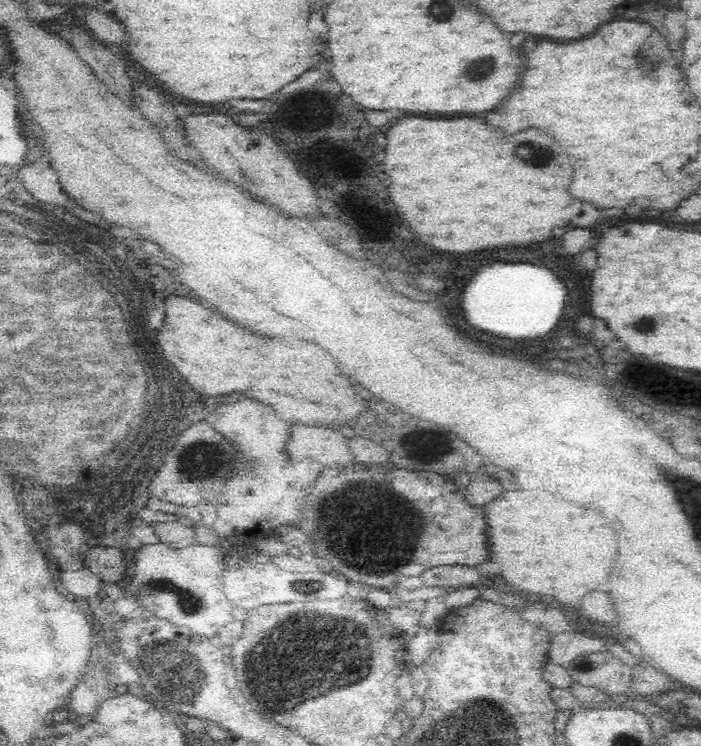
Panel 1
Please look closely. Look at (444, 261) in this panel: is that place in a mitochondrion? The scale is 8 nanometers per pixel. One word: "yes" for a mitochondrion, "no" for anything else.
yes

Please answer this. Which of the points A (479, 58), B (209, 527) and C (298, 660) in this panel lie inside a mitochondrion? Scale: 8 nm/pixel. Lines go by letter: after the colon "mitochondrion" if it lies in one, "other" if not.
A: mitochondrion
B: other
C: mitochondrion

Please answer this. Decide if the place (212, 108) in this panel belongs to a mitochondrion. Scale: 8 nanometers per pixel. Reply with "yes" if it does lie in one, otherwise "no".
no

